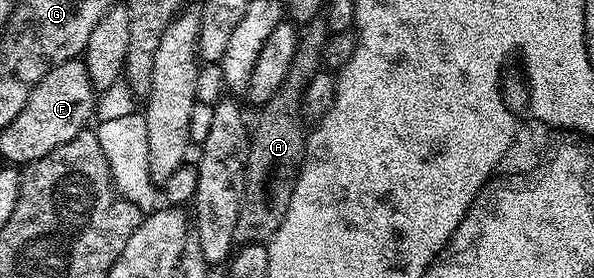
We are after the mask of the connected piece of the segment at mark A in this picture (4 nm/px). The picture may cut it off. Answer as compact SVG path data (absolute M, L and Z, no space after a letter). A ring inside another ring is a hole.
M317 17L303 24L299 32L300 43L296 47L290 73L286 73L286 81L282 81L278 93L274 93L274 97L270 97L270 101L259 108L260 120L257 121L256 127L254 123L251 128L248 160L244 163L244 192L238 209L238 229L234 229L237 244L271 243L274 233L278 233L278 225L282 225L282 217L286 217L286 209L290 209L290 197L294 197L294 185L298 181L300 166L304 163L306 127L300 124L302 96L308 87L308 82L315 77L317 71L321 70L329 34L327 18Z

